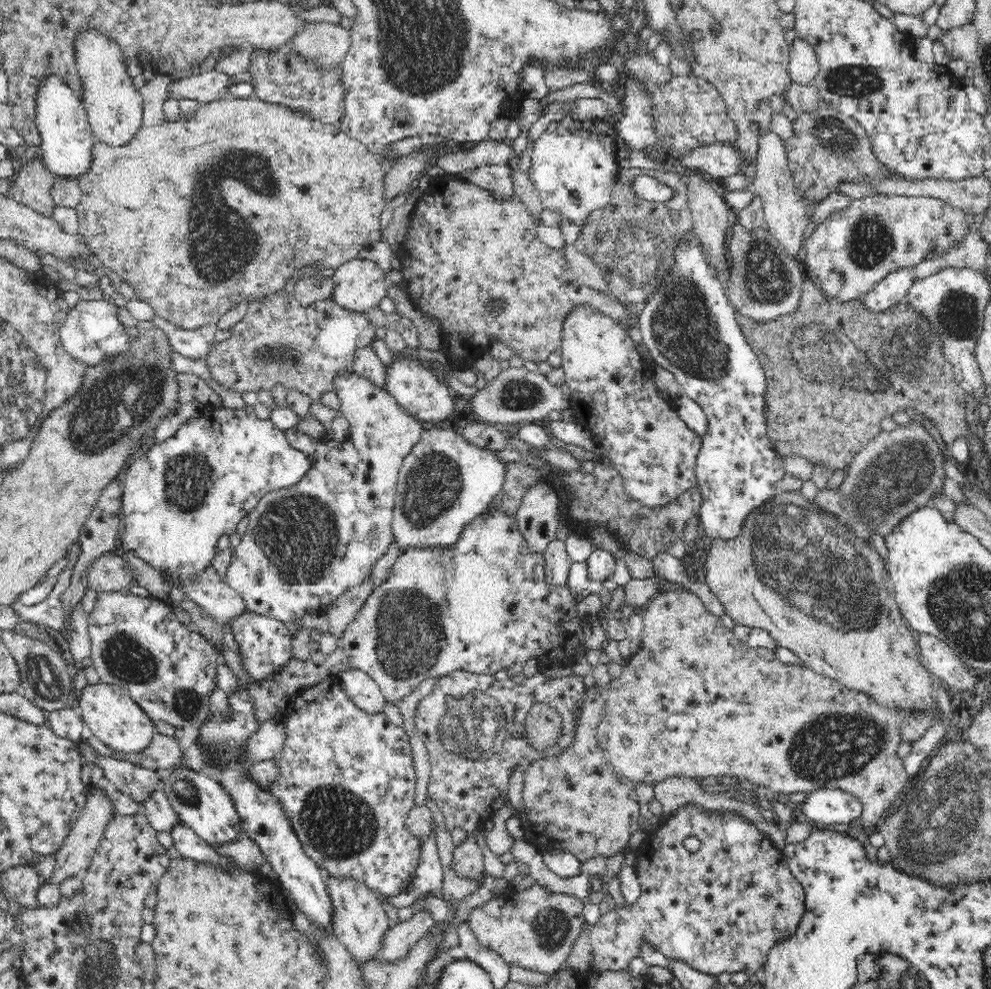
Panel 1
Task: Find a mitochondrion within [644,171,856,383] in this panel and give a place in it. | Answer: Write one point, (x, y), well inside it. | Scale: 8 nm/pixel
(768, 279)

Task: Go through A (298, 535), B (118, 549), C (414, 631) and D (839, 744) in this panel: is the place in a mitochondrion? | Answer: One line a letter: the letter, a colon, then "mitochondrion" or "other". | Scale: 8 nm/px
A: mitochondrion
B: other
C: mitochondrion
D: mitochondrion

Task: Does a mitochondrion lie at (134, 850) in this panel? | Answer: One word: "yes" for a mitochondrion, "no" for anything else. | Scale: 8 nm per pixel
no

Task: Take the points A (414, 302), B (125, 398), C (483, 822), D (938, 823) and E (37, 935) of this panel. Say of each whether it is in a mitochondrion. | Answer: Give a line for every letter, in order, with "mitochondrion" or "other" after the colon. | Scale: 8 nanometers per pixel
A: other
B: mitochondrion
C: other
D: mitochondrion
E: other

